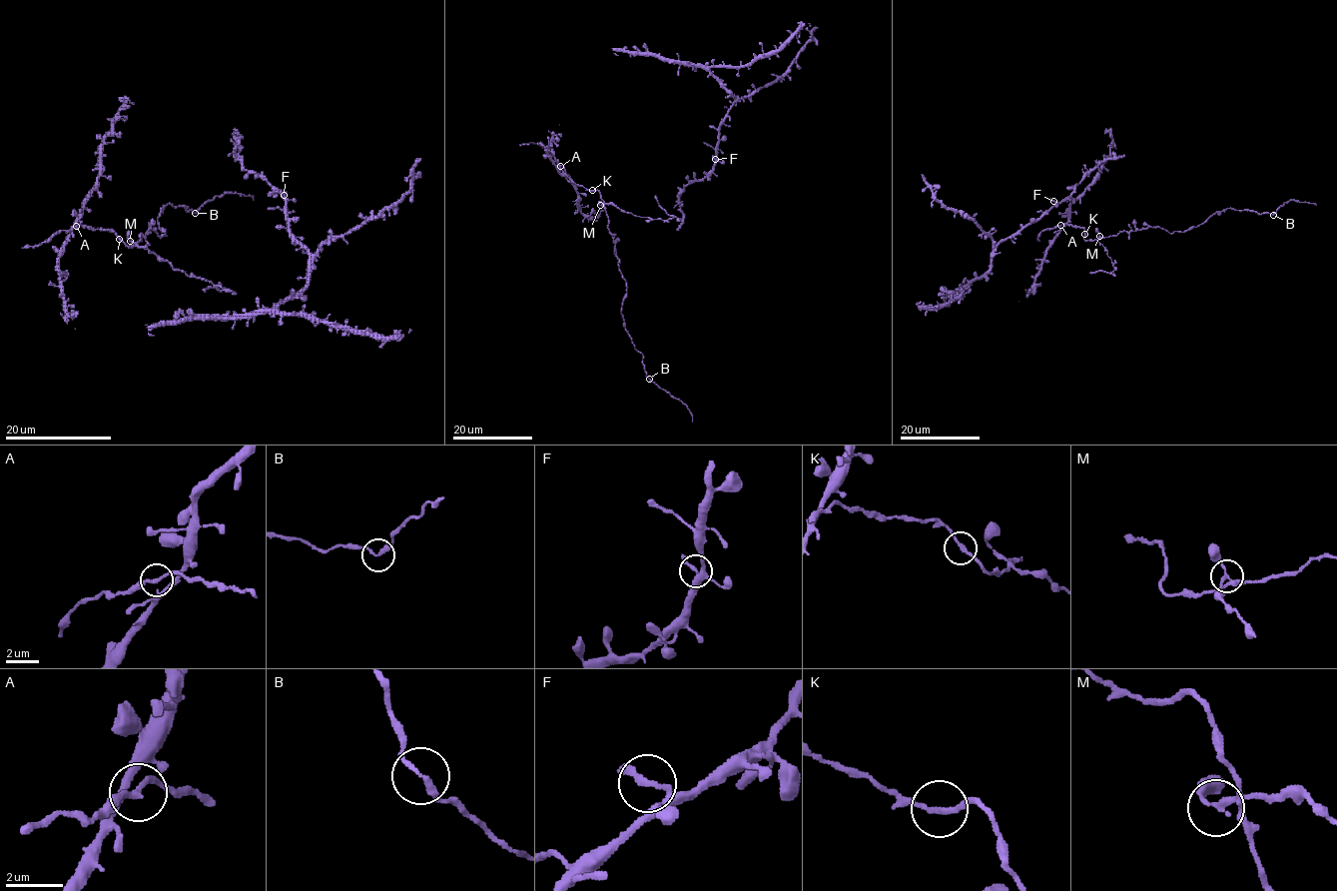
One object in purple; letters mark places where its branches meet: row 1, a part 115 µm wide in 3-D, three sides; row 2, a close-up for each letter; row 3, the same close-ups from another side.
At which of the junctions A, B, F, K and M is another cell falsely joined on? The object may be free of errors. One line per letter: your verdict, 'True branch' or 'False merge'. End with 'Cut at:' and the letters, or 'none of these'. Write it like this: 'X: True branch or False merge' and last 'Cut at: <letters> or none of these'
A: True branch
B: True branch
F: True branch
K: True branch
M: False merge
Cut at: M

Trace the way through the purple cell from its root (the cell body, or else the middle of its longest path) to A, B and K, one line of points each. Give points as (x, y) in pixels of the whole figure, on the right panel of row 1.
A: (1104, 134), (1108, 131), (1112, 140), (1110, 156), (1096, 179), (1069, 206), (1068, 224), (1060, 225)
B: (1104, 134), (1110, 156), (1069, 206), (1068, 224), (1085, 240), (1149, 227), (1185, 232), (1227, 208), (1273, 215)
K: (1104, 134), (1108, 131), (1112, 140), (1110, 156), (1096, 179), (1069, 206), (1068, 224), (1081, 227), (1084, 234)

